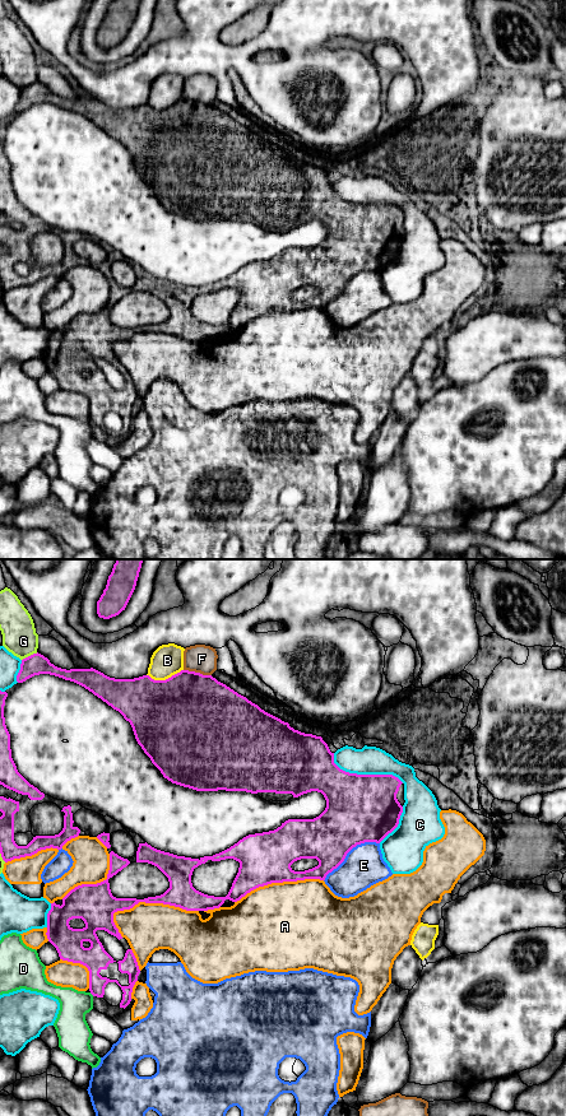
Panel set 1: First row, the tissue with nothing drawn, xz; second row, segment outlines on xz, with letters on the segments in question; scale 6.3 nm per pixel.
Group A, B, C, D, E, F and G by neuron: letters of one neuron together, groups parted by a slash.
A G / B F / C / D / E

